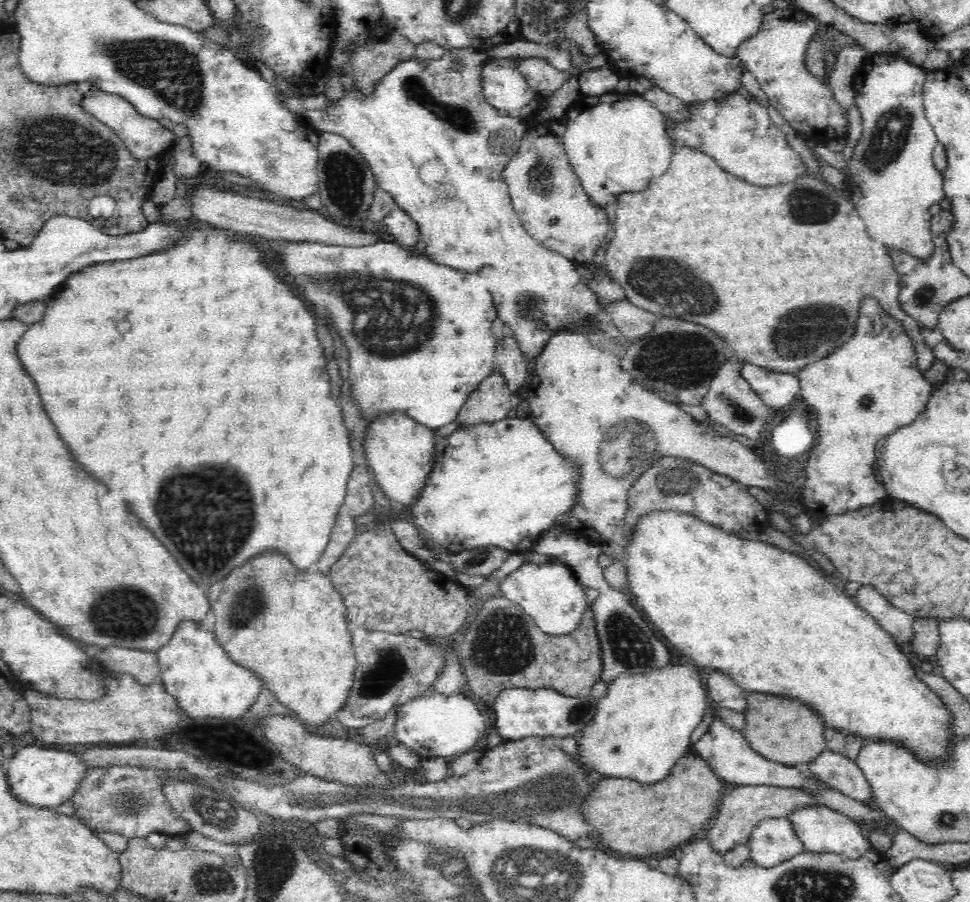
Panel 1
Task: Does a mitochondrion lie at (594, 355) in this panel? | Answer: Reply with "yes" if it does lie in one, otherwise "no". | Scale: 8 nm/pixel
no

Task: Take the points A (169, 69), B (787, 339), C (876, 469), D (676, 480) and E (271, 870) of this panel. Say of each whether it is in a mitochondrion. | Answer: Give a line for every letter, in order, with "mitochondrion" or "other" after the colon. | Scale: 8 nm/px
A: mitochondrion
B: mitochondrion
C: other
D: mitochondrion
E: mitochondrion

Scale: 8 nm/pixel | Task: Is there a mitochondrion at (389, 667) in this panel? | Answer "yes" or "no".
yes

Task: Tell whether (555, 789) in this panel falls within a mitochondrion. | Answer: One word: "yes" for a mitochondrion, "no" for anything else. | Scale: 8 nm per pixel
yes

